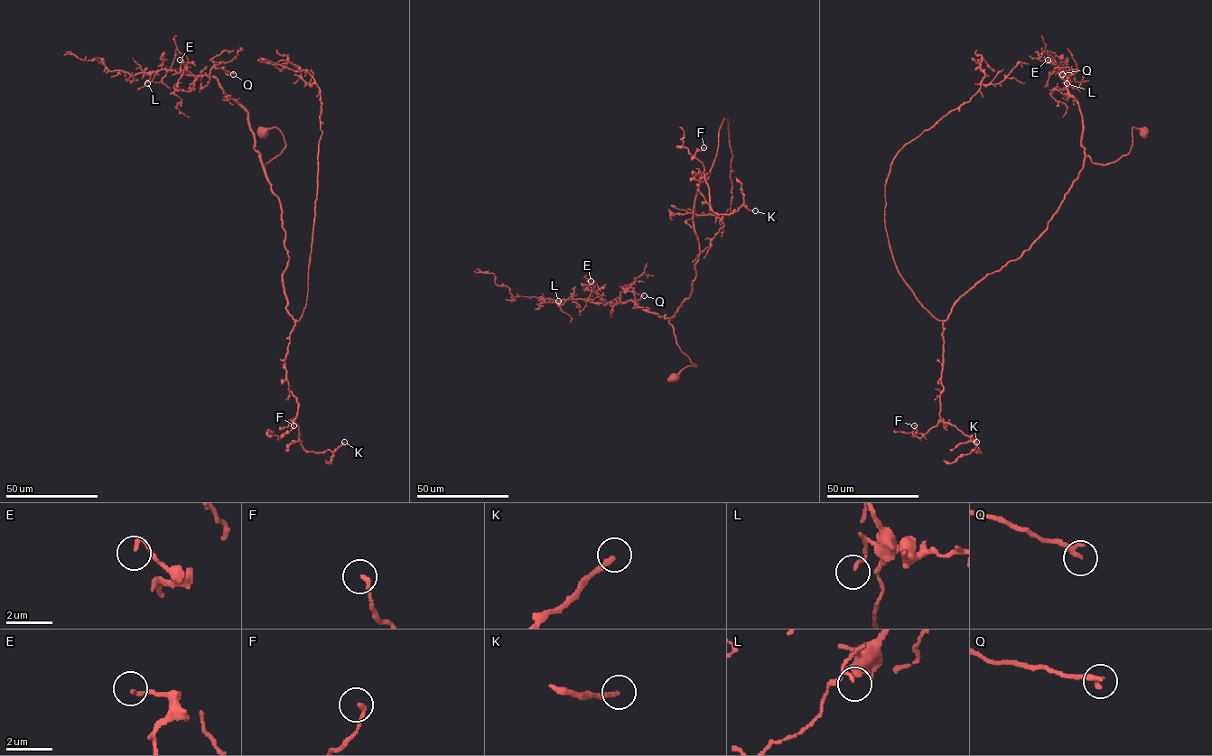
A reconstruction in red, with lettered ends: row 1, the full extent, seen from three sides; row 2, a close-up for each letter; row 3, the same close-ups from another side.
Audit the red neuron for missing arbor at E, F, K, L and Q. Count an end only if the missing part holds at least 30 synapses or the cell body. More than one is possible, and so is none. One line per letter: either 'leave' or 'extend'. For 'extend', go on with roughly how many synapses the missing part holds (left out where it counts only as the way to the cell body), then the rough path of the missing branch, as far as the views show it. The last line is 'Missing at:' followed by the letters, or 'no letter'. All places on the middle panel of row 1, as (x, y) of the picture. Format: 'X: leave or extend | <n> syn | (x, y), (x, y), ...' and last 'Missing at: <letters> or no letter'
E: leave
F: leave
K: extend | 50 syn | (755, 210), (762, 208), (775, 194), (774, 177), (778, 173), (773, 155)
L: leave
Q: leave
Missing at: K

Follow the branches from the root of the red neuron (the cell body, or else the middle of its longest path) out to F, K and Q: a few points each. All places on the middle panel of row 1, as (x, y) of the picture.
F: (674, 378), (695, 366), (669, 321), (695, 277), (703, 147)
K: (674, 378), (695, 366), (669, 322), (695, 277), (695, 176), (708, 174), (715, 213), (755, 210)
Q: (674, 378), (695, 366), (676, 343), (670, 320), (633, 301), (616, 301), (623, 291), (644, 295)

